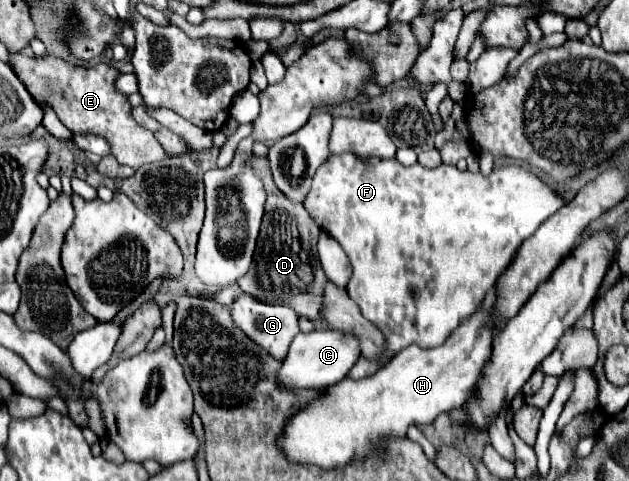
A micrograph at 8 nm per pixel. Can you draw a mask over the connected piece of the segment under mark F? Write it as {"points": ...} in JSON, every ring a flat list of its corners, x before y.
{"points":[[339,153,339,155,329,155,329,159,317,169,317,173,313,175,313,185,311,185,311,191,307,193,305,201,303,201,307,213,311,215,311,219,323,229,323,231,329,231,343,247,343,251,347,253,349,261,351,261,351,277,349,277,349,283,347,283,347,293,349,297,359,305,361,313,365,319,369,319,383,335,385,335,385,353,381,353,375,359,367,359,367,357,359,357,357,363,353,365,353,369,349,371,349,377,353,379,361,379,361,377,367,377,367,375,373,375,377,373,377,369,381,369,387,359,393,359,403,347,407,345,419,345,423,349,429,349,429,347,437,347,441,345,449,333,467,317,471,317,481,305,483,305,483,299,485,295,495,287,497,283,497,277,499,273,511,263,513,255,517,253,519,245,531,237,537,227,549,219,555,211,559,211,563,207,563,201,533,173,529,173,527,169,523,167,517,167,517,165,507,165,507,167,495,167,491,171,489,177,483,177,481,173,469,173,469,171,459,171,457,167,453,165,439,165,435,169,427,169,419,163,411,165,411,167,405,167,401,165,397,159,379,159,379,157,359,157,355,153]]}

